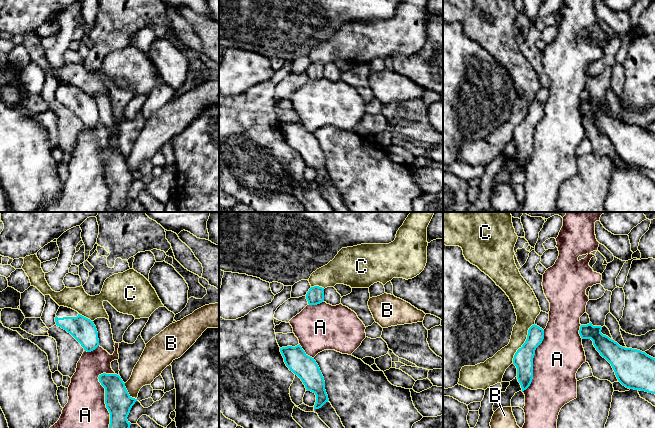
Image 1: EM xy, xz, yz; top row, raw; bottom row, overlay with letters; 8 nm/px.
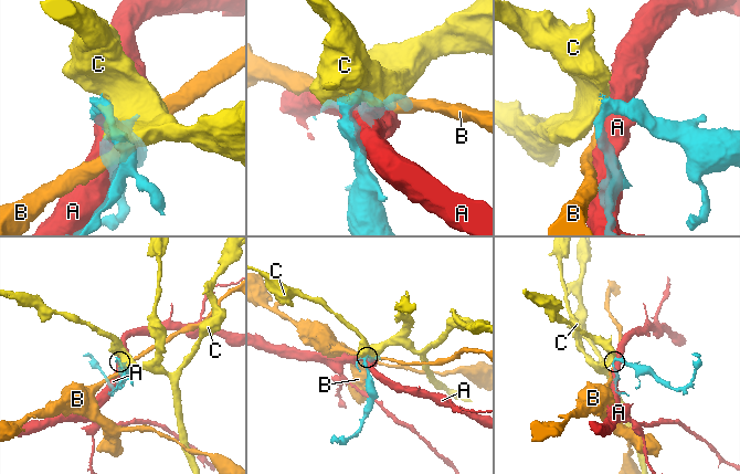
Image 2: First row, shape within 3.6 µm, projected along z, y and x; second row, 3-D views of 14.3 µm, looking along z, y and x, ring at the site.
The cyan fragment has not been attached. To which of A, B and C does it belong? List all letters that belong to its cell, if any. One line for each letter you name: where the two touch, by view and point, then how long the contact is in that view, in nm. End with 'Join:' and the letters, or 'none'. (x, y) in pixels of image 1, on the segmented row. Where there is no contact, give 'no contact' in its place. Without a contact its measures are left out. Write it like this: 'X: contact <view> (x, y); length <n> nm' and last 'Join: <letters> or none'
Join: none

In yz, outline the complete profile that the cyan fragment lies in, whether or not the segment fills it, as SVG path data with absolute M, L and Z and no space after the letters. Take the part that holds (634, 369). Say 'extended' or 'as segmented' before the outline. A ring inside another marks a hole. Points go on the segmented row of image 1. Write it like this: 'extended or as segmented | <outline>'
as segmented | M581 325L582 339L591 339L596 350L612 366L618 381L629 389L655 394L655 358L637 349L625 348L601 333L601 326Z

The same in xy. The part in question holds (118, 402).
as segmented | M103 373L98 379L105 388L105 404L110 413L109 428L130 428L127 417L137 399L129 395L119 375Z

